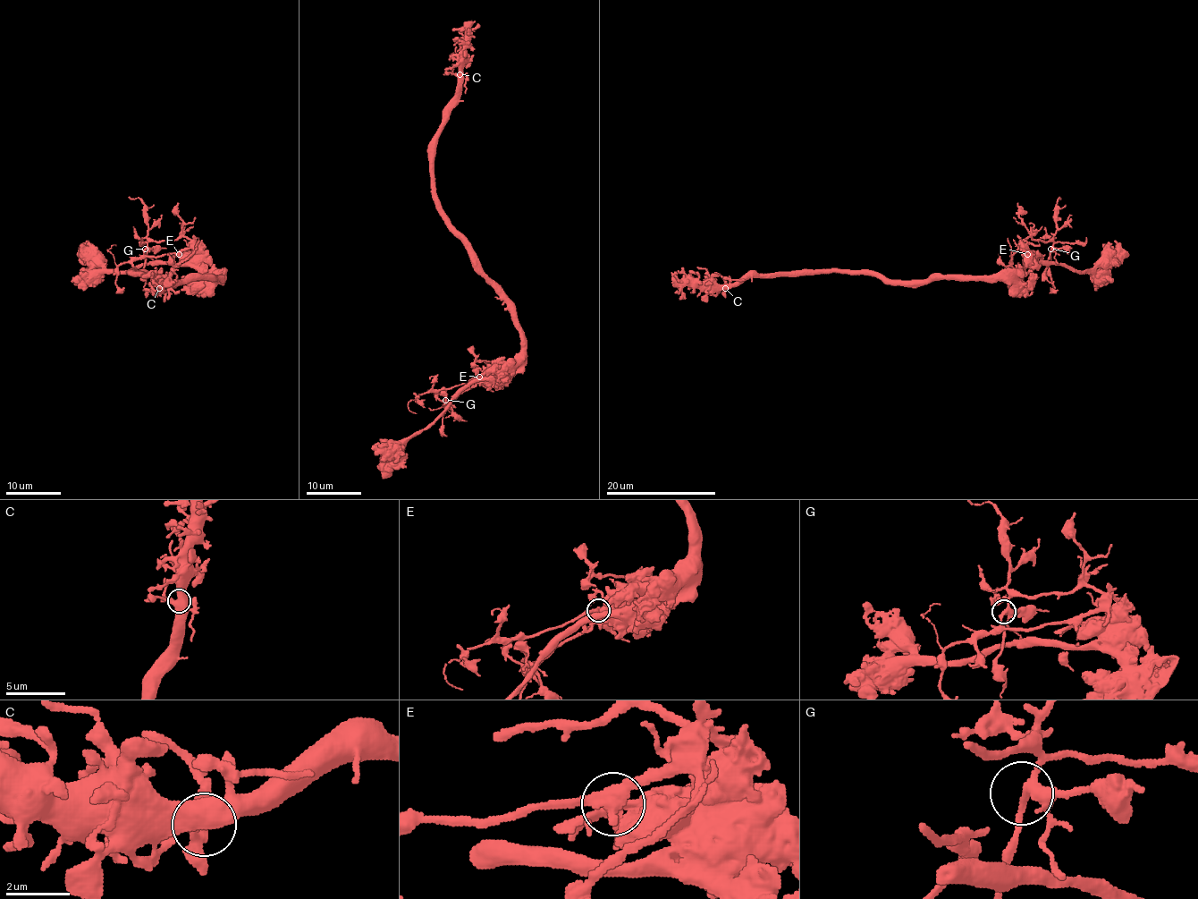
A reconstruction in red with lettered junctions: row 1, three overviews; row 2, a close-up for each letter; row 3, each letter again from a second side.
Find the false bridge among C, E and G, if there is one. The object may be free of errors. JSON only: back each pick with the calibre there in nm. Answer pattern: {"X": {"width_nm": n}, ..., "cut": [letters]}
{"E": {"width_nm": 400}, "cut": ["E"]}

